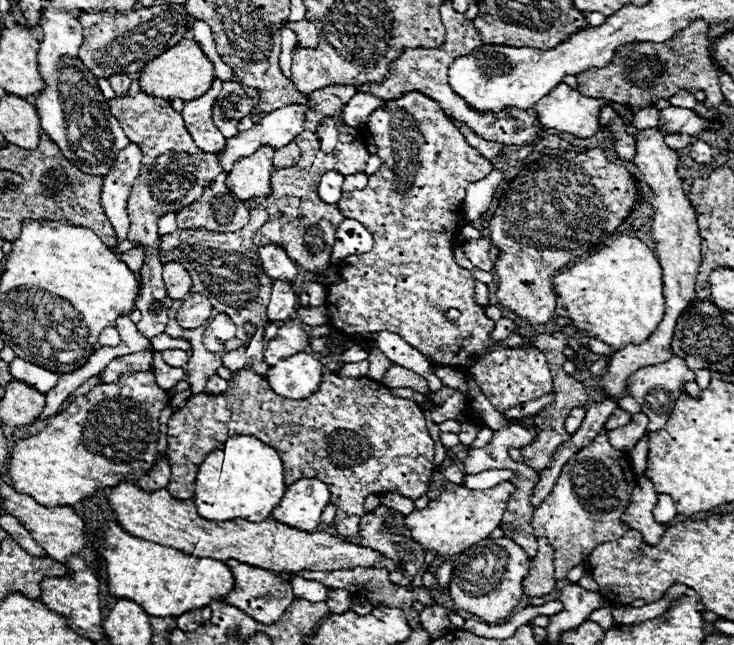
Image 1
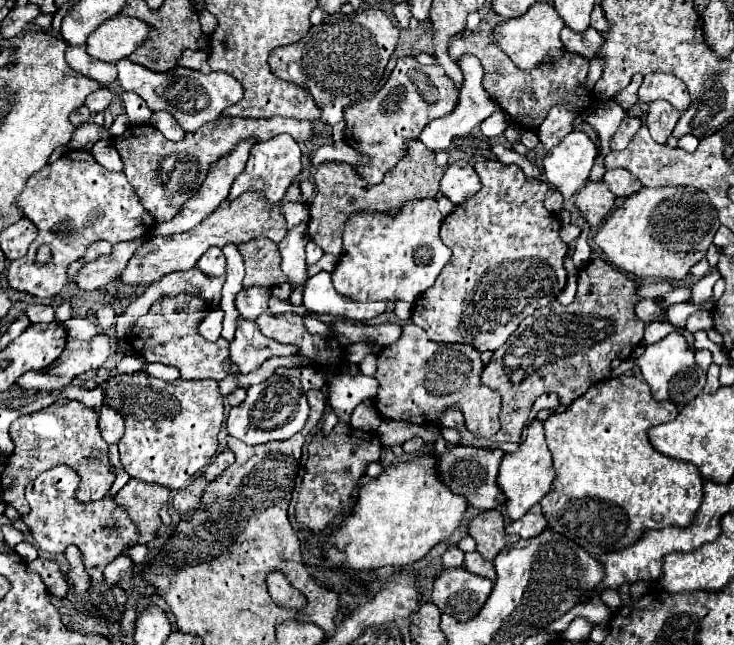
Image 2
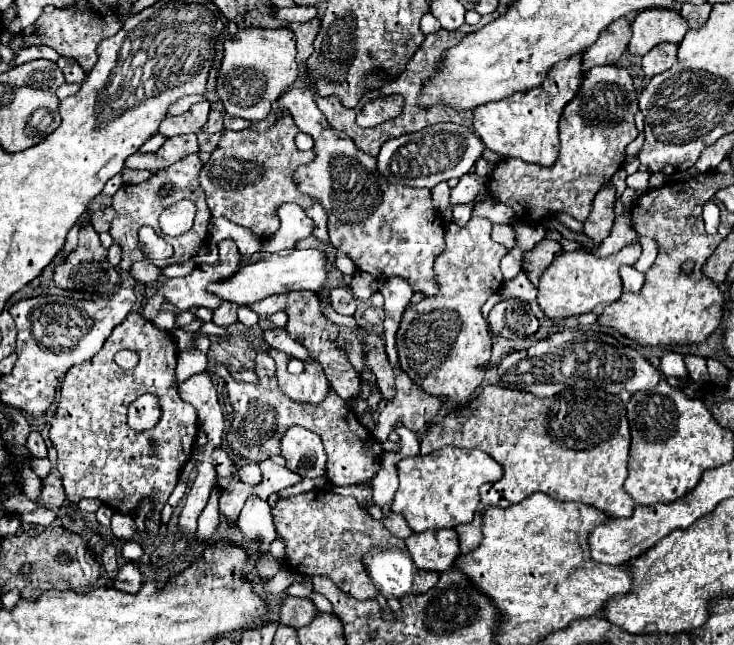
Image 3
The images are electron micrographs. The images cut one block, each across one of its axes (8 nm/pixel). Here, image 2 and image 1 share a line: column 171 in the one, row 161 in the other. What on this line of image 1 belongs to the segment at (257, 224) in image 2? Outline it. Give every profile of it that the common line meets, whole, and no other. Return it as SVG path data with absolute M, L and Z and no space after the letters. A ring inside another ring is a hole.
M260 146L248 158L240 158L234 162L234 168L228 174L226 186L240 198L250 200L258 196L268 196L272 192L270 176L274 170L272 158L274 152L270 146Z

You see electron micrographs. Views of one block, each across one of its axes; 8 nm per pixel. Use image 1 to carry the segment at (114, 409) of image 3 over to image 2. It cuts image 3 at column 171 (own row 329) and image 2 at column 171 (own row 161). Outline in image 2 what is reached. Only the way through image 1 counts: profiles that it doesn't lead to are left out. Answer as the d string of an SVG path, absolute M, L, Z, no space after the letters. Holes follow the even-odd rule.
M136 372L130 376L116 376L110 380L106 388L106 402L120 410L126 420L126 434L118 442L120 448L120 462L122 468L138 480L144 482L158 482L172 490L186 488L198 472L202 472L214 454L218 452L218 432L224 422L224 398L218 390L216 380L174 380L166 382L146 372Z

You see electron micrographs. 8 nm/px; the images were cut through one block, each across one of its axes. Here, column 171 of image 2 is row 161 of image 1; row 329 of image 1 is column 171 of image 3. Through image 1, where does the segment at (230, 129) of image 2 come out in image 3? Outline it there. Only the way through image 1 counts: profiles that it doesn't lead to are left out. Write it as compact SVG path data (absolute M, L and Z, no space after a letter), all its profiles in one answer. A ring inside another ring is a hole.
M186 134L186 136L172 136L168 138L160 150L158 150L158 158L146 158L146 154L136 152L132 154L132 160L126 160L126 168L136 168L136 170L148 170L152 174L156 174L158 170L164 170L168 166L172 166L174 162L182 160L188 154L198 152L198 142L196 142L196 134Z

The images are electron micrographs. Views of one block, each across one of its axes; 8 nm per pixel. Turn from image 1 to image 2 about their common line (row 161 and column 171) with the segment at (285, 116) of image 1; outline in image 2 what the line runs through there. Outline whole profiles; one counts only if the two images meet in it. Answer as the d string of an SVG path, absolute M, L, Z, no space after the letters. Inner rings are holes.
M246 140L246 142L238 144L238 148L236 148L234 152L230 152L230 156L224 156L222 160L214 162L214 164L210 166L210 172L208 172L204 184L198 188L198 192L182 206L182 210L180 210L172 220L158 224L158 226L154 228L154 236L174 236L174 234L184 234L184 232L196 228L204 218L208 218L208 216L210 216L210 214L226 200L226 196L228 196L228 192L230 192L230 186L232 186L234 178L244 170L252 144L254 144L252 140Z

